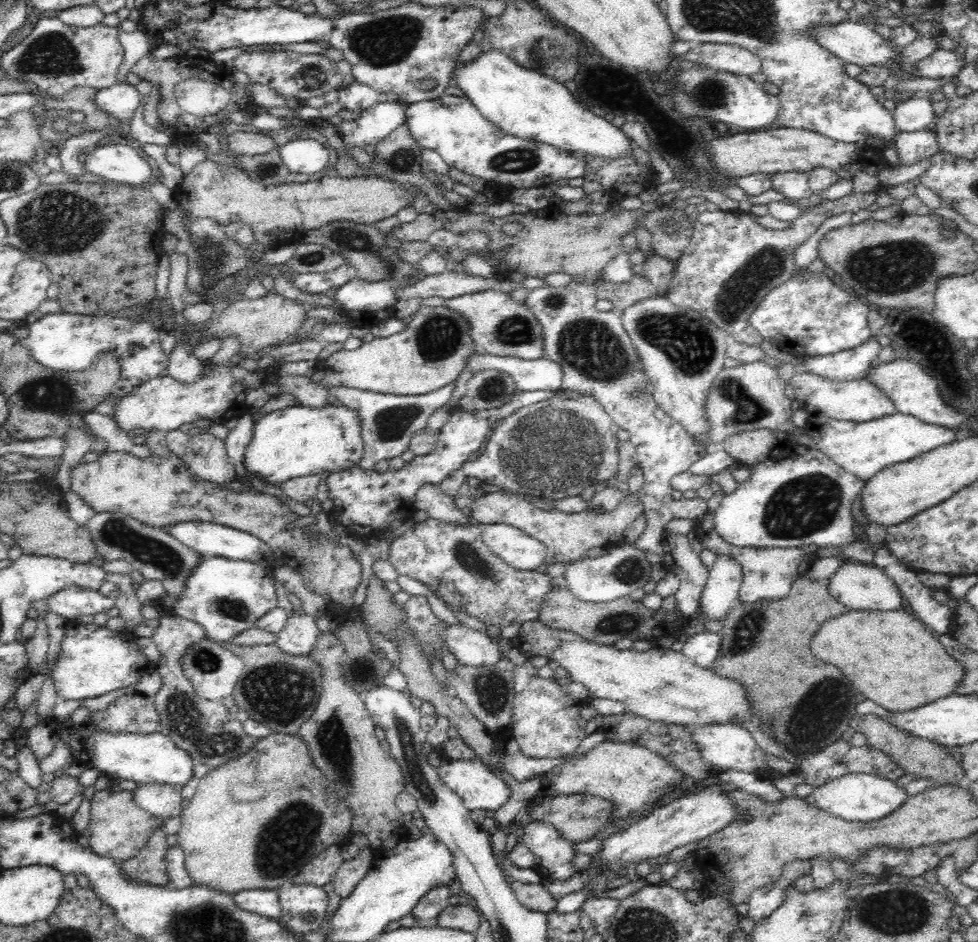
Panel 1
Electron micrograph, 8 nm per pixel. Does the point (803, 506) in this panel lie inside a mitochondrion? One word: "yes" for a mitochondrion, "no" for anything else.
yes

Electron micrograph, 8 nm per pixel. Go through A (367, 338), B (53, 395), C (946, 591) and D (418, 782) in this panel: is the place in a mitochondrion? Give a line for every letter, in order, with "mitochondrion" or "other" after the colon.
A: other
B: mitochondrion
C: other
D: mitochondrion

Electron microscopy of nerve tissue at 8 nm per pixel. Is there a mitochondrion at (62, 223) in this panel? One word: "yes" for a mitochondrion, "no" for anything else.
yes

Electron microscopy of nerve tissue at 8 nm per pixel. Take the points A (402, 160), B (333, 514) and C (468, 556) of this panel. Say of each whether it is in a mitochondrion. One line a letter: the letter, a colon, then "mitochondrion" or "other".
A: mitochondrion
B: other
C: mitochondrion

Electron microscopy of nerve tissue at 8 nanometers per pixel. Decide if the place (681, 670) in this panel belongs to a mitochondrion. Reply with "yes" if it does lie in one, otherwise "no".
no

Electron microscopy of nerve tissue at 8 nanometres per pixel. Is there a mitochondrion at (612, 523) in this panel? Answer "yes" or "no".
no

